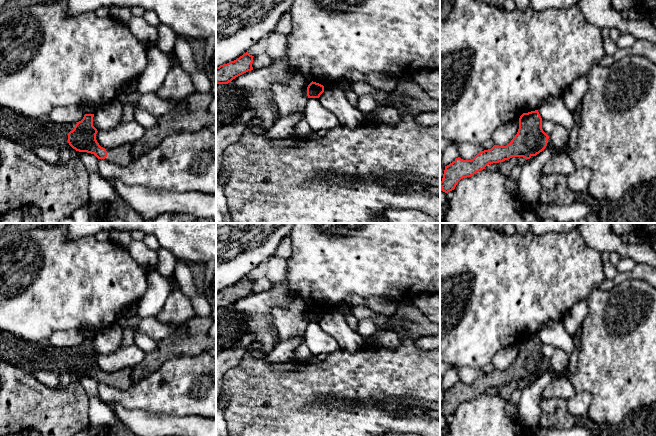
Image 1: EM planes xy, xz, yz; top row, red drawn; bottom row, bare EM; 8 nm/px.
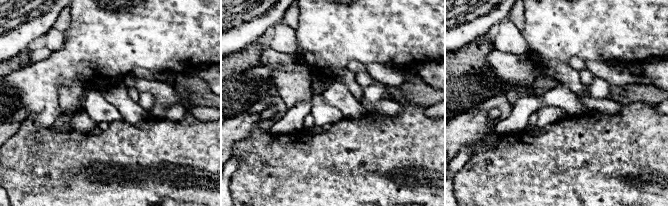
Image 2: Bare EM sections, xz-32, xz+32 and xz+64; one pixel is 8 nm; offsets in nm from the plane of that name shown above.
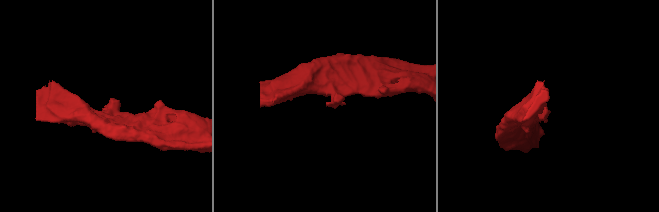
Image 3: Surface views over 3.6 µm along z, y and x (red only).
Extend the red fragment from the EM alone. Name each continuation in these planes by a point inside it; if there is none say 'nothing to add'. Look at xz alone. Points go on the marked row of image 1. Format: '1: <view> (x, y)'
1: xz (230, 104)

